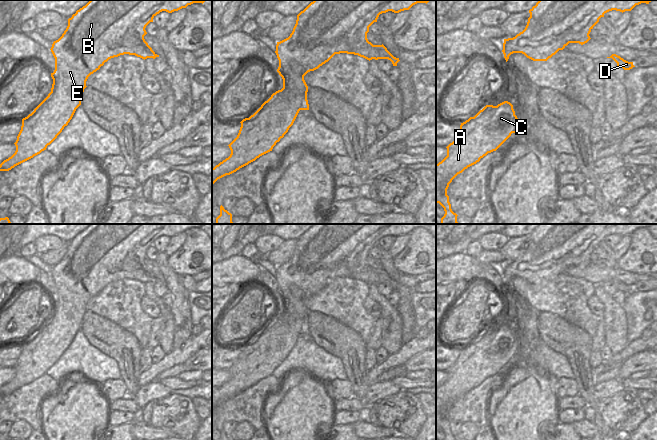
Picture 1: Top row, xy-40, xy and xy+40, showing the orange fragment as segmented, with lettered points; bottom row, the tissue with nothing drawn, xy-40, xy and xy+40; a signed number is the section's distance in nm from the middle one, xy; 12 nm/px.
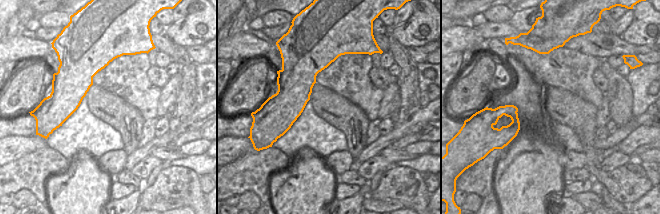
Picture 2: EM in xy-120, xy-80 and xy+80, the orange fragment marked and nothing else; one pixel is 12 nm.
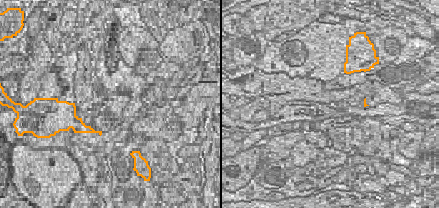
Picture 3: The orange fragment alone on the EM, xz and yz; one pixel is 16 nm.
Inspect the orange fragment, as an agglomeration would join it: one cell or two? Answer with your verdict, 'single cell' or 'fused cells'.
single cell

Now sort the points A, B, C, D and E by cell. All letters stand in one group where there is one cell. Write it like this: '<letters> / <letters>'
A B C D E

